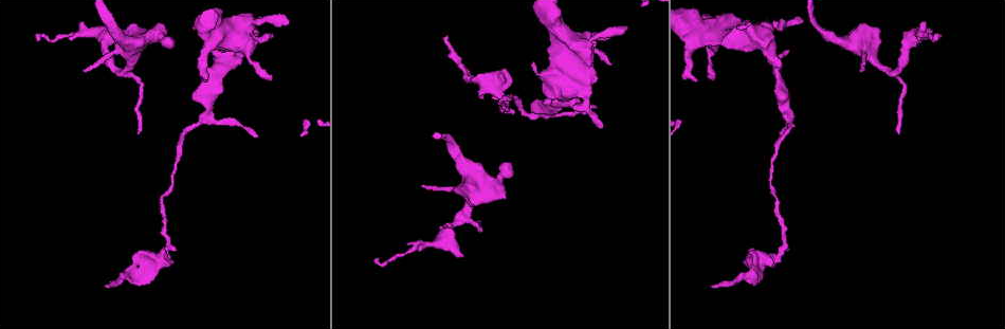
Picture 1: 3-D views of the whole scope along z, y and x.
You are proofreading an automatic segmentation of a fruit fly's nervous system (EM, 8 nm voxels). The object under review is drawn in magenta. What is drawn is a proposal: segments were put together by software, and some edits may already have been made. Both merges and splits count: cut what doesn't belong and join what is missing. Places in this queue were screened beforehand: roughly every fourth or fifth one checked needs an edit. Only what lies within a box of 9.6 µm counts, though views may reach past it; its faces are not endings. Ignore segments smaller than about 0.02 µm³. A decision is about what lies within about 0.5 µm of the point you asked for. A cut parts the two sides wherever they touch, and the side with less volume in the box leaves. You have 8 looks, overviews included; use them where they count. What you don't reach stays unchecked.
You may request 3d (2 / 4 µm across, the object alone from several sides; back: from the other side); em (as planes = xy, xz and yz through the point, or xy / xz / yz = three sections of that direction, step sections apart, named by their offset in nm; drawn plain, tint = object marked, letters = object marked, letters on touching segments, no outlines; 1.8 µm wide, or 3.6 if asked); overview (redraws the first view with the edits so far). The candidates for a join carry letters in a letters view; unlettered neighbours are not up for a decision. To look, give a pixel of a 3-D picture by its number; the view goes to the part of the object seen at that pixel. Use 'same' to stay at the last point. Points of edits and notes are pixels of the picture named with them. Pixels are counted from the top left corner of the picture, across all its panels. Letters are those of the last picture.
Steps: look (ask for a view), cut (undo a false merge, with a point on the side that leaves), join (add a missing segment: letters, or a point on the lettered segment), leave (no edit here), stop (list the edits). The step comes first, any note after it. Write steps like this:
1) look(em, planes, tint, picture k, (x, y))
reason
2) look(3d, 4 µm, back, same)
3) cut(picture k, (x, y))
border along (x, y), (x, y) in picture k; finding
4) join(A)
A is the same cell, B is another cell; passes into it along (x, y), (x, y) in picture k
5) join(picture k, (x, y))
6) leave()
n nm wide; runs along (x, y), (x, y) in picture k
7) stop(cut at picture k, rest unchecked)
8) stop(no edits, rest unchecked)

look(em, planes, tint, picture 1, (778, 253))
abrupt turn

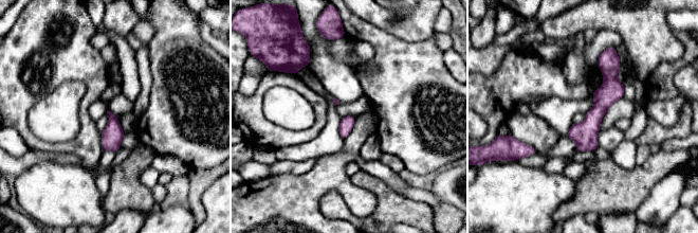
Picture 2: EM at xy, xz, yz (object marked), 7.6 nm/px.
look(em, planes, letters, same)
see the neighbours

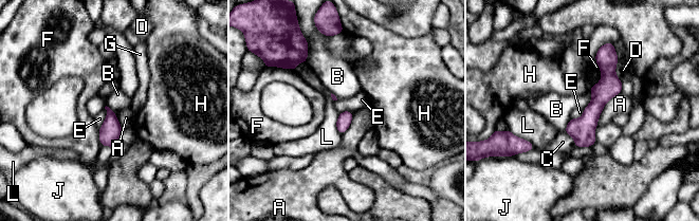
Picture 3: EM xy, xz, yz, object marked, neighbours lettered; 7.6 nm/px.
leave()
A, B, C, D, E, F, G, H, J and L are other cells; border along (105, 108), (106, 118), (98, 129) in picture 3; one cell here

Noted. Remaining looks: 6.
look(em, planes, letters, picture 1, (713, 287))

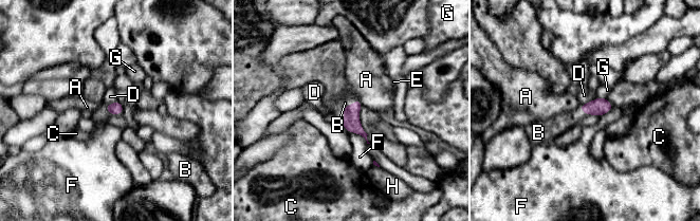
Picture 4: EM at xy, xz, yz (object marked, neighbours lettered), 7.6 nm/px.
leave()
A, B, C, D, E, F, G and H are other cells; border along (356, 98), (351, 104), (345, 106) in picture 4; no lettered segment goes on from it

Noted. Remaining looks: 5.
look(em, planes, letters, picture 1, (205, 80))
an open end

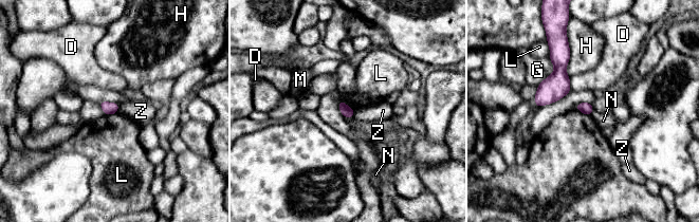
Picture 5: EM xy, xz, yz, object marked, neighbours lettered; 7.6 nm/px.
leave()
D, G, H, L, M, N and Z are other cells; border along (339, 99), (354, 110) in picture 5; no lettered segment goes on from it

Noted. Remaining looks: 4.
look(3d, 2 µm, back, picture 1, (625, 27))
free end

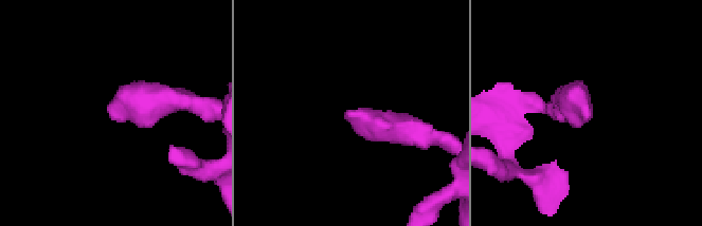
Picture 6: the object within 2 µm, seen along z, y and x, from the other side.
look(em, planes, letters, picture 6, (347, 115))
need the tissue

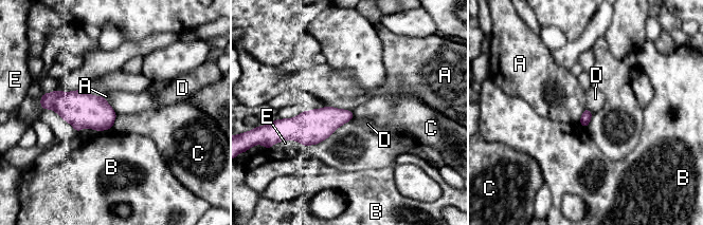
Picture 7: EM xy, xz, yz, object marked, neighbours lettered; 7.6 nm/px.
leave()
A, B, C, D and E are other cells; border along (109, 104), (118, 114) in picture 7; none of them fits

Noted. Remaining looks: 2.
stop(no edits, rest unchecked)

